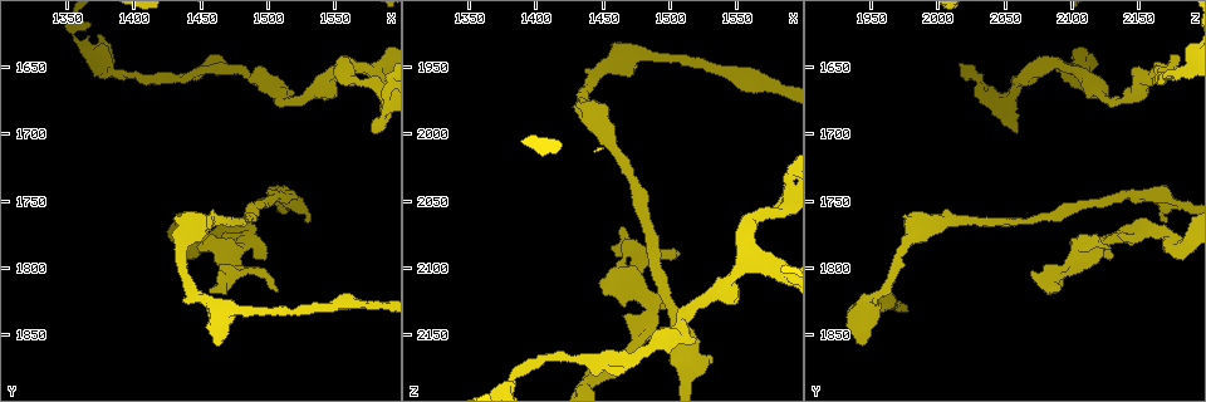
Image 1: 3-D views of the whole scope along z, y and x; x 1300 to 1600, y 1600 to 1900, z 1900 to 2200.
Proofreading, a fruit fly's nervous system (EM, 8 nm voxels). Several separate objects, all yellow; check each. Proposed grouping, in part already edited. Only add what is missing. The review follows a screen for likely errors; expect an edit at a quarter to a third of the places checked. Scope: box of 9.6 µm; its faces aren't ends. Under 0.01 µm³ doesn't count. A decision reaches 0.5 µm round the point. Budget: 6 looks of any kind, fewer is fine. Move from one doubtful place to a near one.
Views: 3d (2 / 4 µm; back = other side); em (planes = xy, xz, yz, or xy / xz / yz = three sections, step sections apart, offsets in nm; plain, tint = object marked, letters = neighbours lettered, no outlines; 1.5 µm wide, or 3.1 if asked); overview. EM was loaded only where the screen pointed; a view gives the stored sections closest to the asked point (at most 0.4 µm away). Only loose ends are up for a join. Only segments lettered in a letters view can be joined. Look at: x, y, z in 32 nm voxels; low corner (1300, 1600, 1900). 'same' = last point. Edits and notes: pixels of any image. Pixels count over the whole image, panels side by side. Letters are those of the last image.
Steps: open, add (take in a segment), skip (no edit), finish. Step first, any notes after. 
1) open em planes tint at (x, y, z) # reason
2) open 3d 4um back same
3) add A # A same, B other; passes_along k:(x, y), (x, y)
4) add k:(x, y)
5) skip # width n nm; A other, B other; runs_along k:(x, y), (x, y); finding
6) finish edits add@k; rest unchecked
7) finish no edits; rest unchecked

open 3d 2um at (1500, 1790, 2128) # an open end

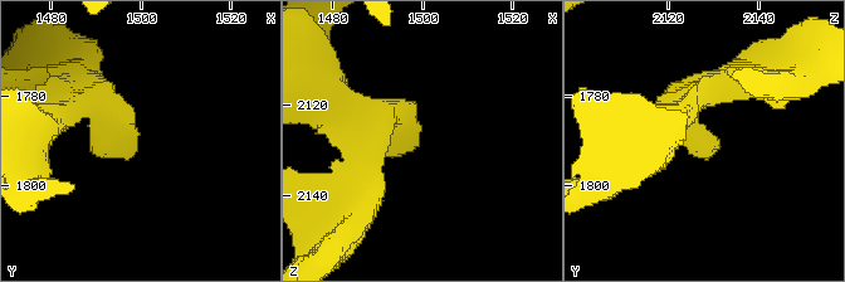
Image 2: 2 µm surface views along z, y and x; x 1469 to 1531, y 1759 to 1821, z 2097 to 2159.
open em planes plain at (1499, 1790, 2129)

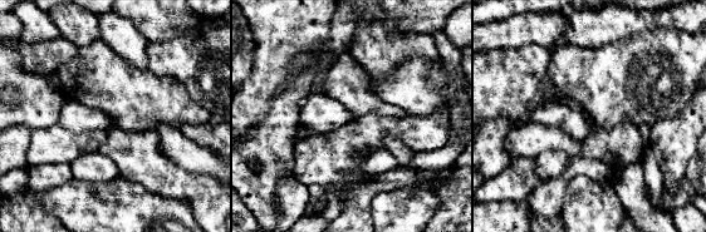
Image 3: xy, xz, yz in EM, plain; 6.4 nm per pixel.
open em planes letters same # what lies round it

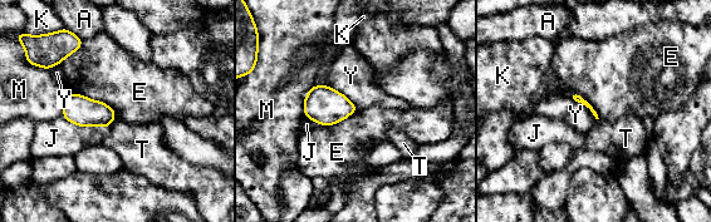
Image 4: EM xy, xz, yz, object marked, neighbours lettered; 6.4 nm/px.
skip # A other, E other, J other, K other, M other, T other, Y other; border 4:(69, 92), (102, 100), (116, 114); none of them fits

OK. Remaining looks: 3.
open 3d 4um at (1578, 1700, 2058) # free end

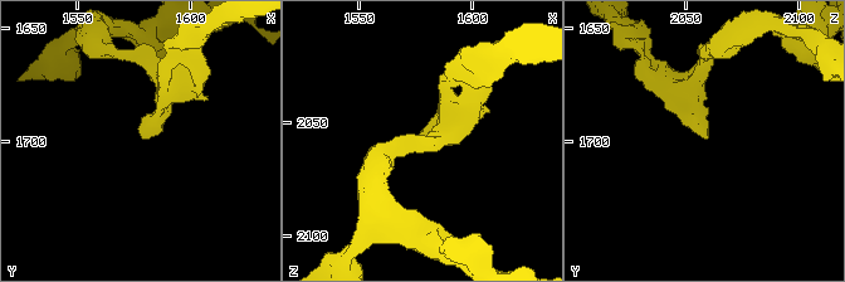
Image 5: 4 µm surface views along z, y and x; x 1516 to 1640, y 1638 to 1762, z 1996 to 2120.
open em planes letters at (1577, 1698, 2058)

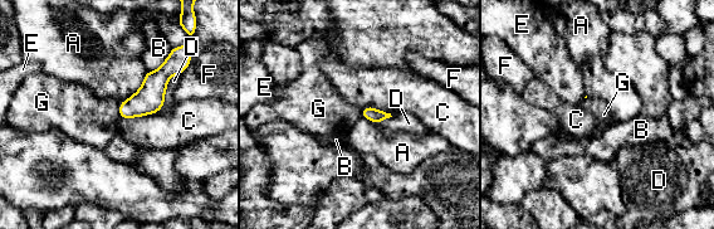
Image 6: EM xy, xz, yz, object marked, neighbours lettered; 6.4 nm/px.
skip # longest_contact D 280 nm; A other, B other, C other, D other, E other, F other, G other; border 6:(118, 103), (118, 113), (121, 116); no lettered segment goes on from it

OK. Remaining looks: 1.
open em planes letters at (1464, 1856, 1942) # thick end

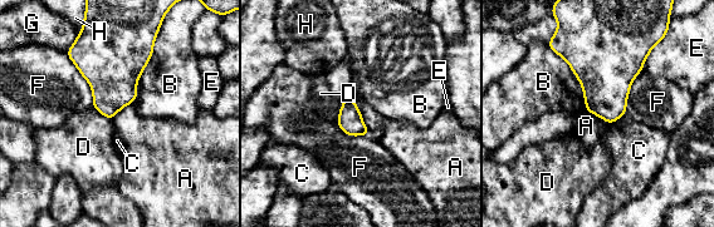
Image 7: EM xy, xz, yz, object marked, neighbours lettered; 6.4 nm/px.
skip # A other, B other, C other, D other, E other, F other, G other, H other; border 7:(352, 97), (370, 134); no lettered segment goes on from it

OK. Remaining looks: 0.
finish no edits; rest unchecked

